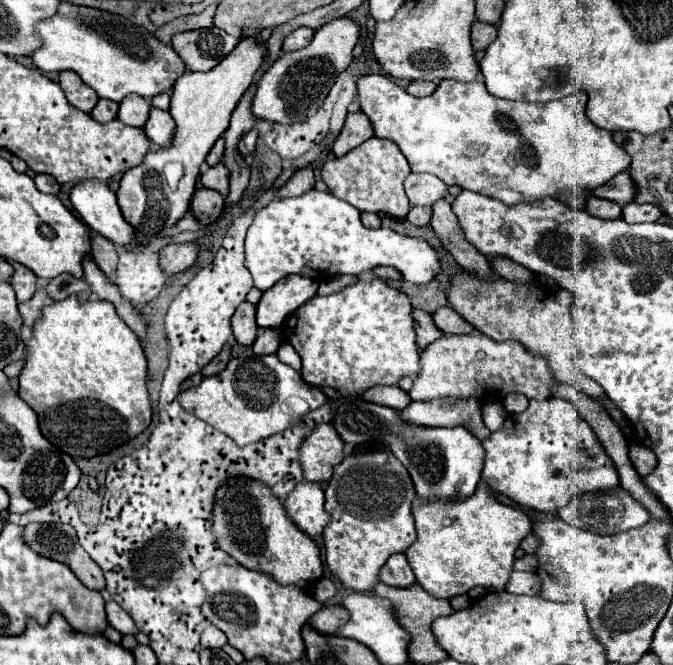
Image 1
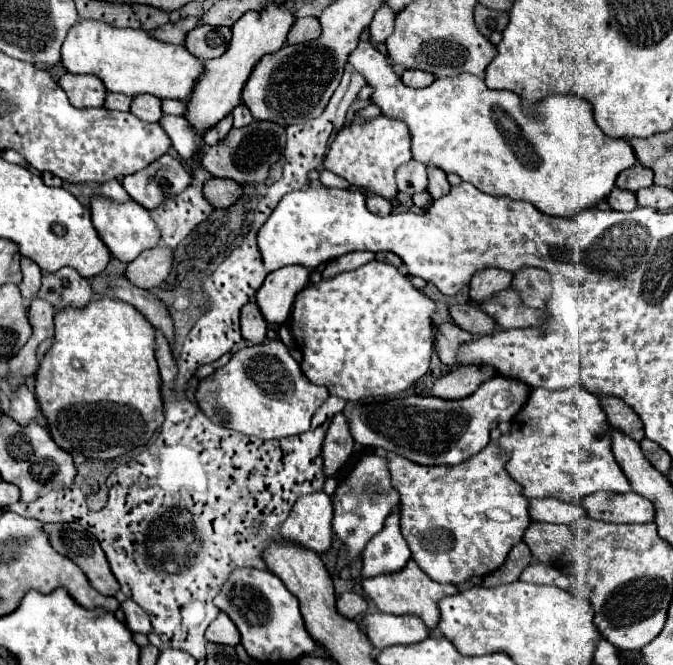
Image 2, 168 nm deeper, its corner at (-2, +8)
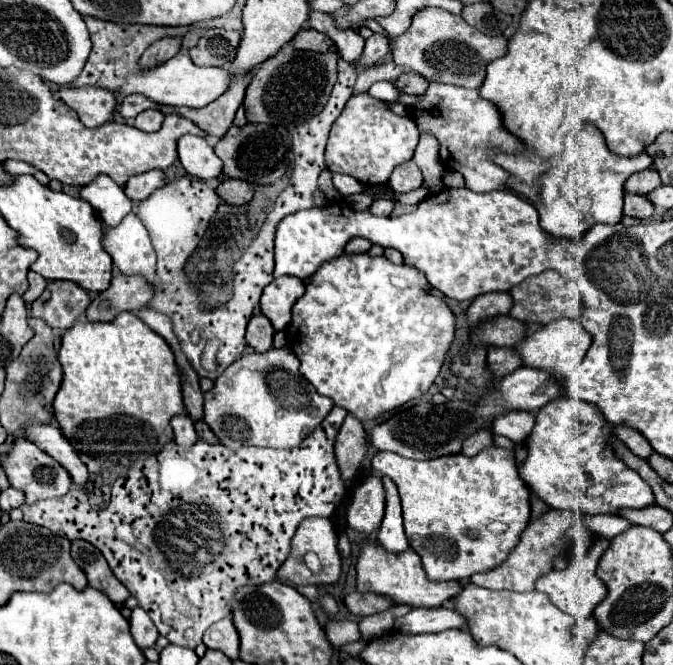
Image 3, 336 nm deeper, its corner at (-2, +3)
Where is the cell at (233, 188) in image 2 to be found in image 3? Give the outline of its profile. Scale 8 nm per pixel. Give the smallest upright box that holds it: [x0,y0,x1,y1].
[217,180,253,204]

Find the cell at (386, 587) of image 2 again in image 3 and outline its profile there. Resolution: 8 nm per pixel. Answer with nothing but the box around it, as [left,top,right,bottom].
[357,540,461,608]

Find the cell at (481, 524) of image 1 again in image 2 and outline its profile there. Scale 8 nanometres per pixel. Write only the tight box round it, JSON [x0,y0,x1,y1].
[385,441,531,585]

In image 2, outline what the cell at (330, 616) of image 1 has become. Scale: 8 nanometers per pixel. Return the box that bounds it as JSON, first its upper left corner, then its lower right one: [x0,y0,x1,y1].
[337,593,367,619]

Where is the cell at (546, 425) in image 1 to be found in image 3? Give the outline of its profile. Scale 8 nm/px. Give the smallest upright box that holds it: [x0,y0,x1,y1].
[517,394,655,514]

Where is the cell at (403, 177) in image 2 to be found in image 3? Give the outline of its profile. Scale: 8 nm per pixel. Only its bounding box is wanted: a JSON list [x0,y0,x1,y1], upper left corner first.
[389,160,423,194]

